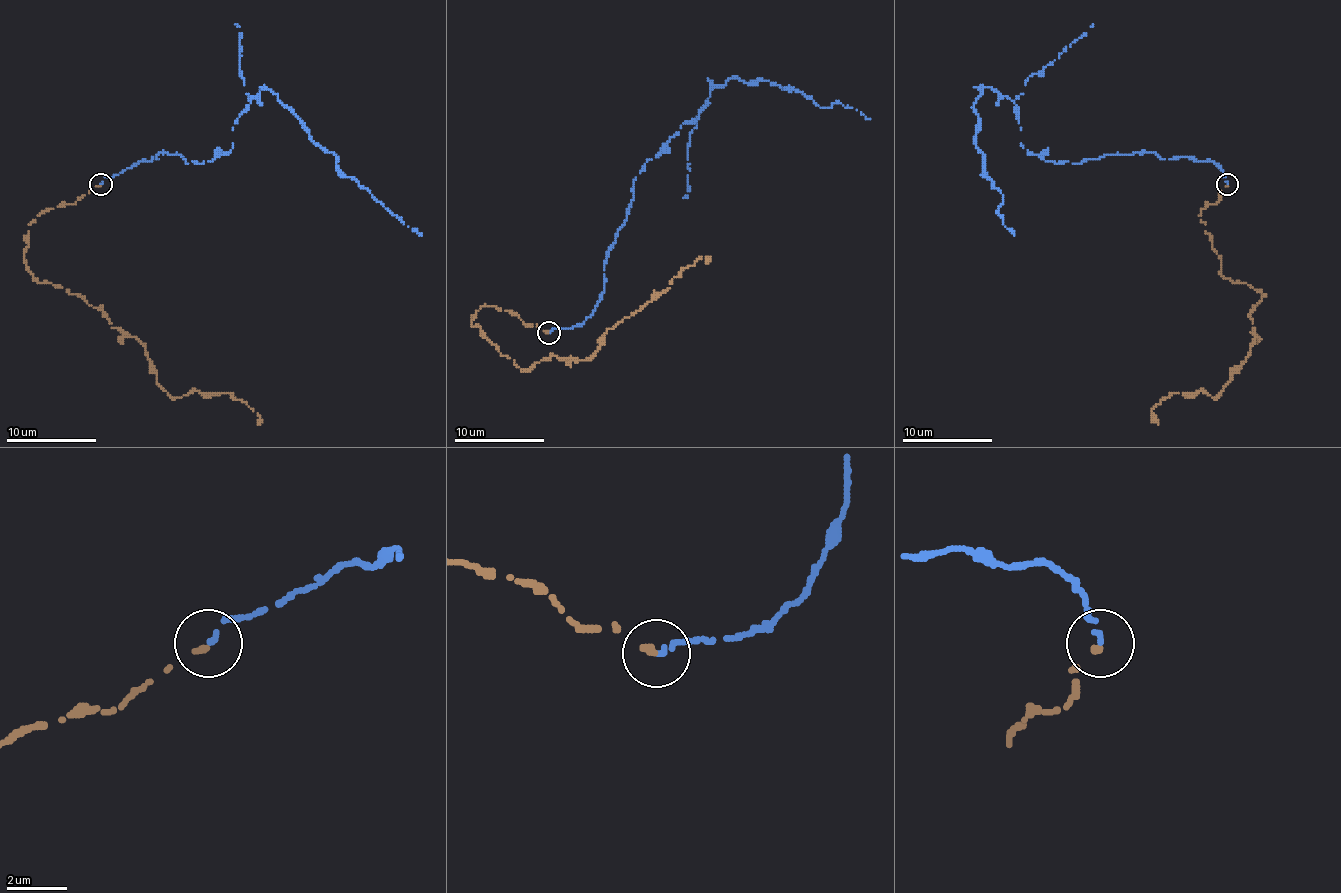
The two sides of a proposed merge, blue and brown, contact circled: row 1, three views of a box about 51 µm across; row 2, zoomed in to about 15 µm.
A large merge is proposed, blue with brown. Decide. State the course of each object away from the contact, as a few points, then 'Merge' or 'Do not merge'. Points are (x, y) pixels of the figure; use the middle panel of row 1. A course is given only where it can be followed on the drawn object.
Course of blue: (548, 333), (593, 315), (633, 180), (683, 123), (694, 123), (712, 89), (730, 78), (769, 80), (870, 119). Course of brown: (548, 333), (485, 306), (471, 324), (521, 369), (550, 355), (588, 360), (604, 333), (701, 256), (705, 263). Do not merge

